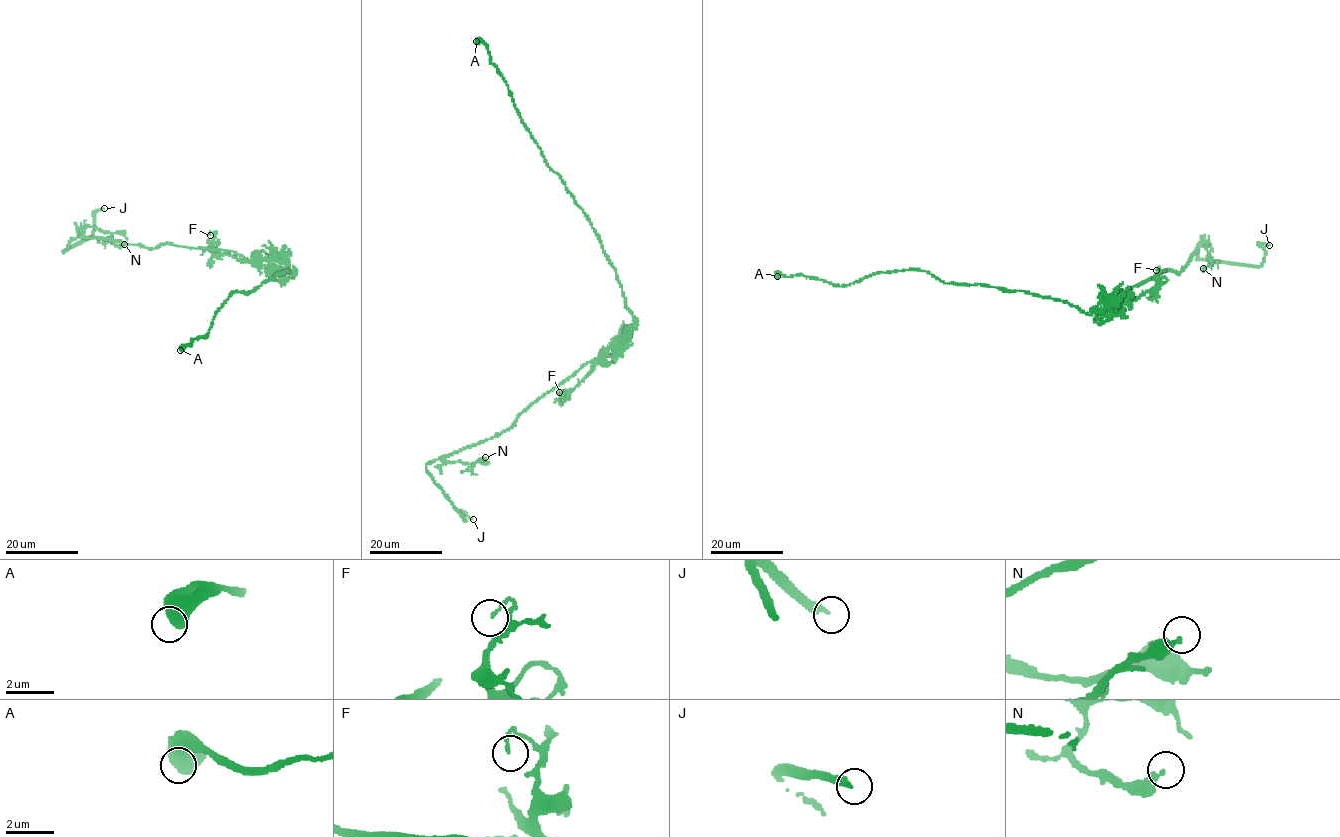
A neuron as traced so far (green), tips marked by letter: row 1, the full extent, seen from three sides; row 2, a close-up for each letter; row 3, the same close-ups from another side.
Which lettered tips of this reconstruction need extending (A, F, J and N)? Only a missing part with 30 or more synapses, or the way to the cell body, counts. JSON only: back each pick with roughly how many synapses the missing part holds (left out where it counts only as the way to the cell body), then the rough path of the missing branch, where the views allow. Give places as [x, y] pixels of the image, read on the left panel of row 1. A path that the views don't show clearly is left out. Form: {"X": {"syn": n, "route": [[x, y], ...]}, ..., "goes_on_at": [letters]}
{"J": {"route": [[104, 208], [173, 214], [180, 225]]}, "goes_on_at": ["J"]}

